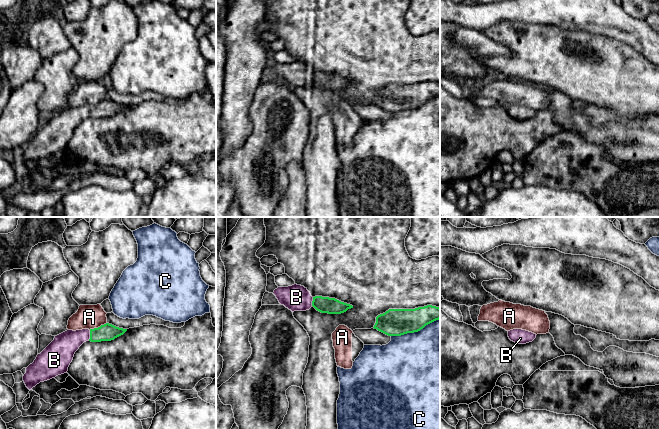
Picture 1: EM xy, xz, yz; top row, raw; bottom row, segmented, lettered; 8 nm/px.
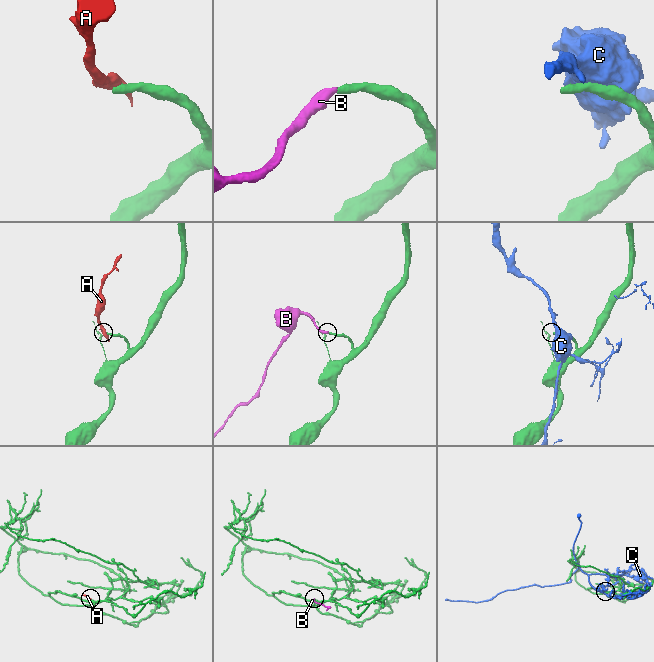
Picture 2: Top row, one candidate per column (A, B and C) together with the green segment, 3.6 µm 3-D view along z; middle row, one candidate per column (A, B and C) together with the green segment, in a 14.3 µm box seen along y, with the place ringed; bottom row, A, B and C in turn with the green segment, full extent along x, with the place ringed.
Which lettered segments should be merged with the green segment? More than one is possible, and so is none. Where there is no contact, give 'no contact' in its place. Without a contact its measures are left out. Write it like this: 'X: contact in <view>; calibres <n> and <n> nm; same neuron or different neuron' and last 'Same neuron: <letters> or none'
A: contact in xy; calibres 140 and 190 nm; different neuron
B: contact in xy; calibres 140 and 200 nm; same neuron
C: contact in xz; calibres 220 and 480 nm; different neuron
Same neuron: B

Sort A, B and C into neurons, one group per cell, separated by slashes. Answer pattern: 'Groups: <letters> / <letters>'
Groups: A / B / C

